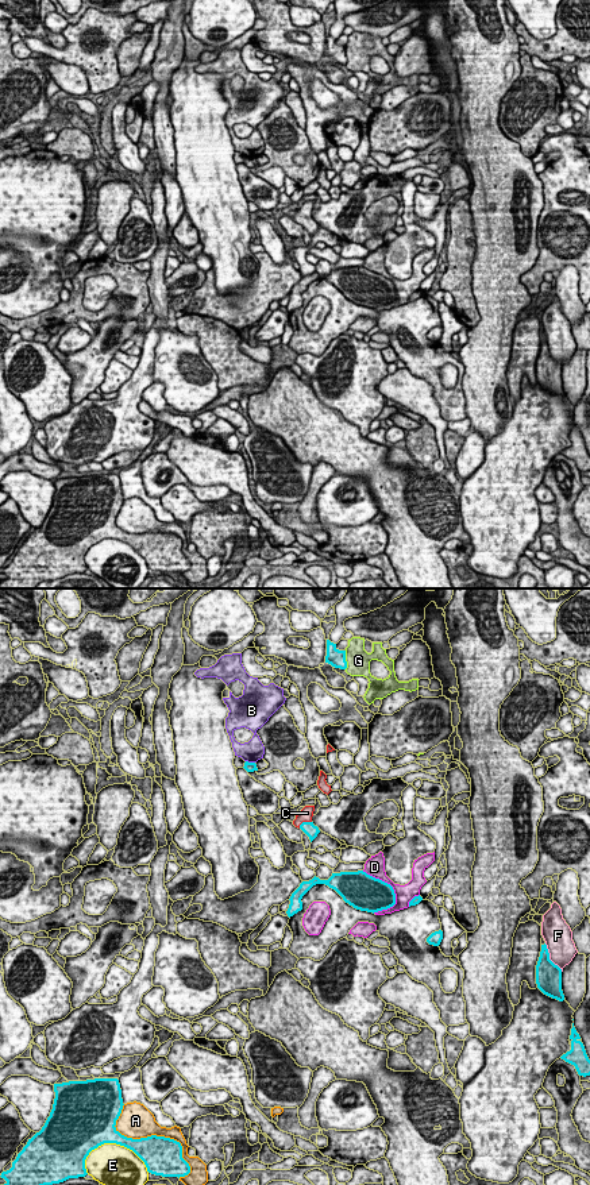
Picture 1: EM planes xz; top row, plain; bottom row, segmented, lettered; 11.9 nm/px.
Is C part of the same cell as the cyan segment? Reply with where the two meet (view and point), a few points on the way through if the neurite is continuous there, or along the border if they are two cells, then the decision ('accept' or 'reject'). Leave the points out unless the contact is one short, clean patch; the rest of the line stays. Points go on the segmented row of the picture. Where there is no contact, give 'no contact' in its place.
xz (304, 822) | across xz (308, 828), (304, 822), (307, 813) | accept

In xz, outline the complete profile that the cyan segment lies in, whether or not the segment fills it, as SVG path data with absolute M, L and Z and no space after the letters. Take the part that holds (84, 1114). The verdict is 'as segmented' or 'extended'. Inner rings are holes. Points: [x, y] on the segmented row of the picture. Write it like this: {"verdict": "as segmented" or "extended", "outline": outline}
{"verdict": "as segmented", "outline": "M95 1078L95 1080L86 1080L86 1081L69 1081L69 1082L62 1082L62 1084L54 1084L54 1092L55 1092L55 1099L53 1104L53 1109L50 1112L50 1116L47 1118L45 1126L39 1132L36 1132L31 1139L28 1139L27 1145L23 1147L23 1150L18 1154L16 1159L12 1162L12 1167L7 1172L1 1173L1 1178L4 1178L7 1182L4 1185L53 1185L53 1184L59 1184L63 1182L69 1178L78 1178L78 1177L85 1177L86 1169L85 1169L85 1159L89 1155L89 1153L99 1146L104 1143L116 1143L120 1146L124 1146L130 1150L132 1150L146 1165L147 1172L155 1176L162 1176L162 1177L185 1177L190 1173L190 1166L189 1163L182 1158L182 1146L180 1142L165 1138L165 1136L157 1136L151 1135L147 1138L140 1138L140 1139L132 1139L122 1135L116 1130L116 1120L119 1119L122 1109L123 1109L123 1099L122 1099L122 1089L117 1078Z"}

